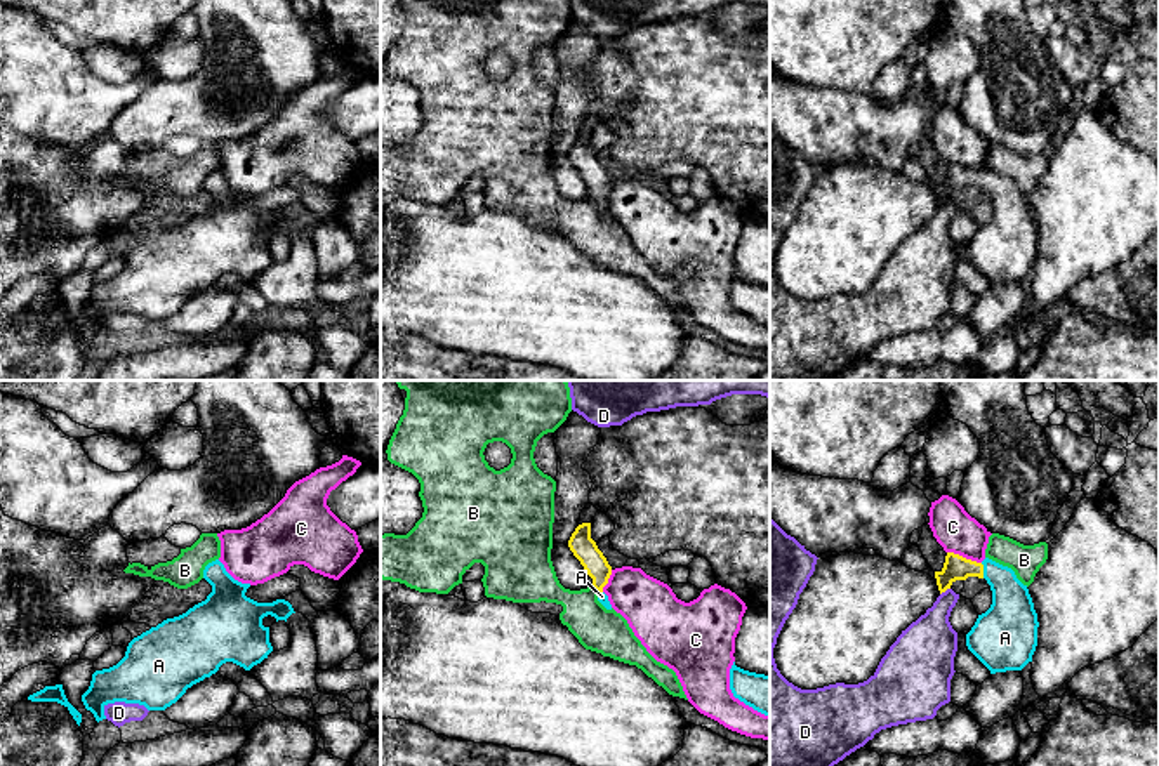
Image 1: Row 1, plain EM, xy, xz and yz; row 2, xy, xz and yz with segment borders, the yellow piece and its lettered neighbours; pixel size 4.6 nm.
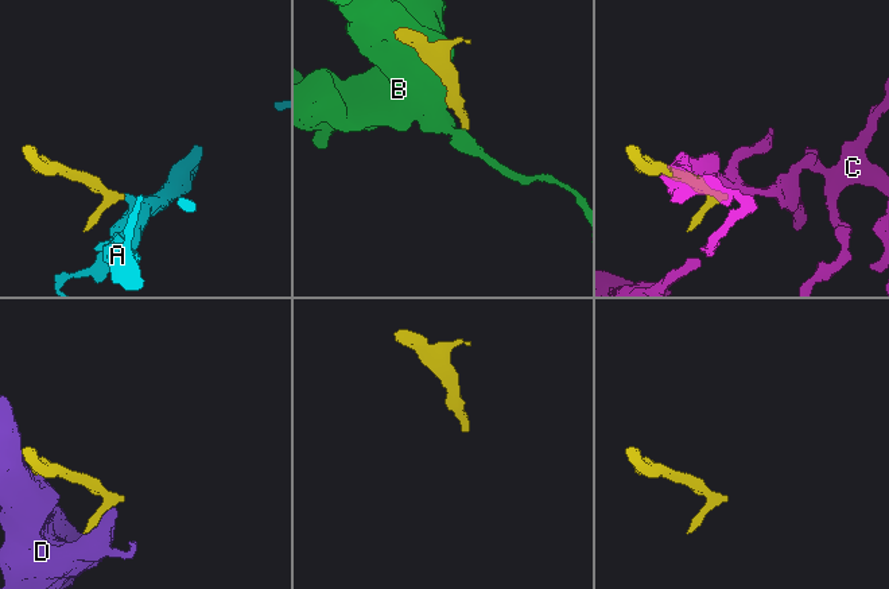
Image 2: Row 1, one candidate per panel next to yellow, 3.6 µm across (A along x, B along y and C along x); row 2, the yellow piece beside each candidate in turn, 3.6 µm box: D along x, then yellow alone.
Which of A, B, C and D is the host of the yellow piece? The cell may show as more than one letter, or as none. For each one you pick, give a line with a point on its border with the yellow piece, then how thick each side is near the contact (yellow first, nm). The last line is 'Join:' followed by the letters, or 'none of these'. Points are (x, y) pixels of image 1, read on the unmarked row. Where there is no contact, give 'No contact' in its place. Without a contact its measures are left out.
A: Touches yellow at yz (982, 181). Thickness 120 nm (yellow) against 220 nm
Join: A

